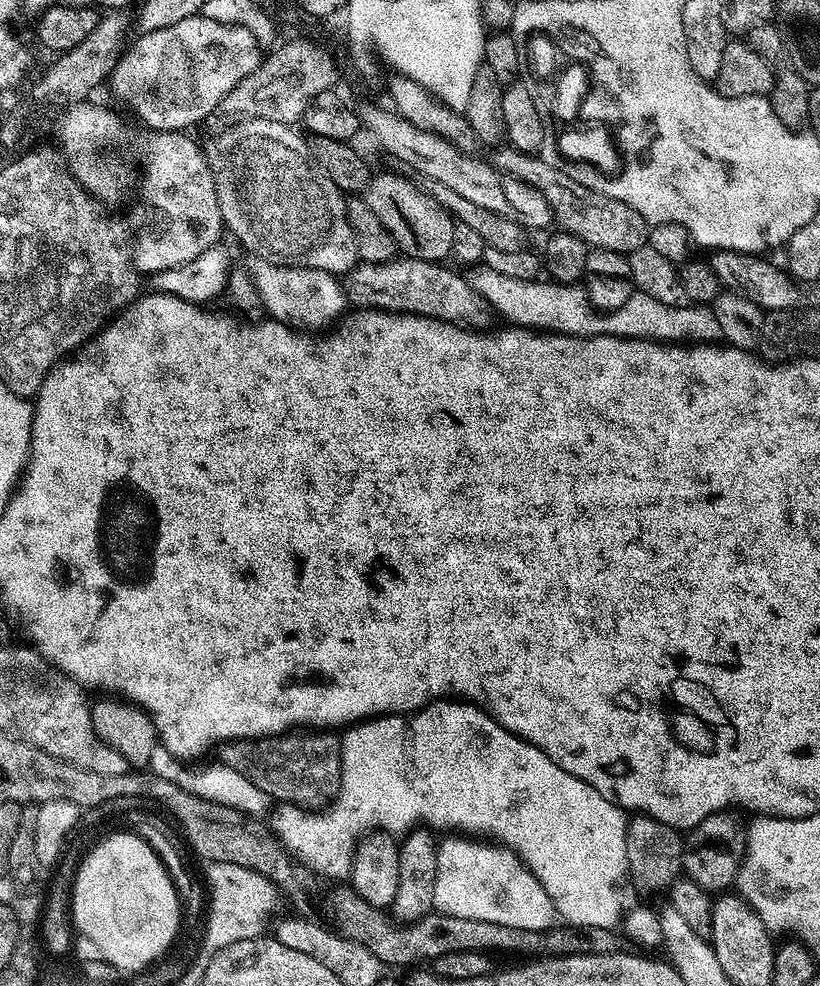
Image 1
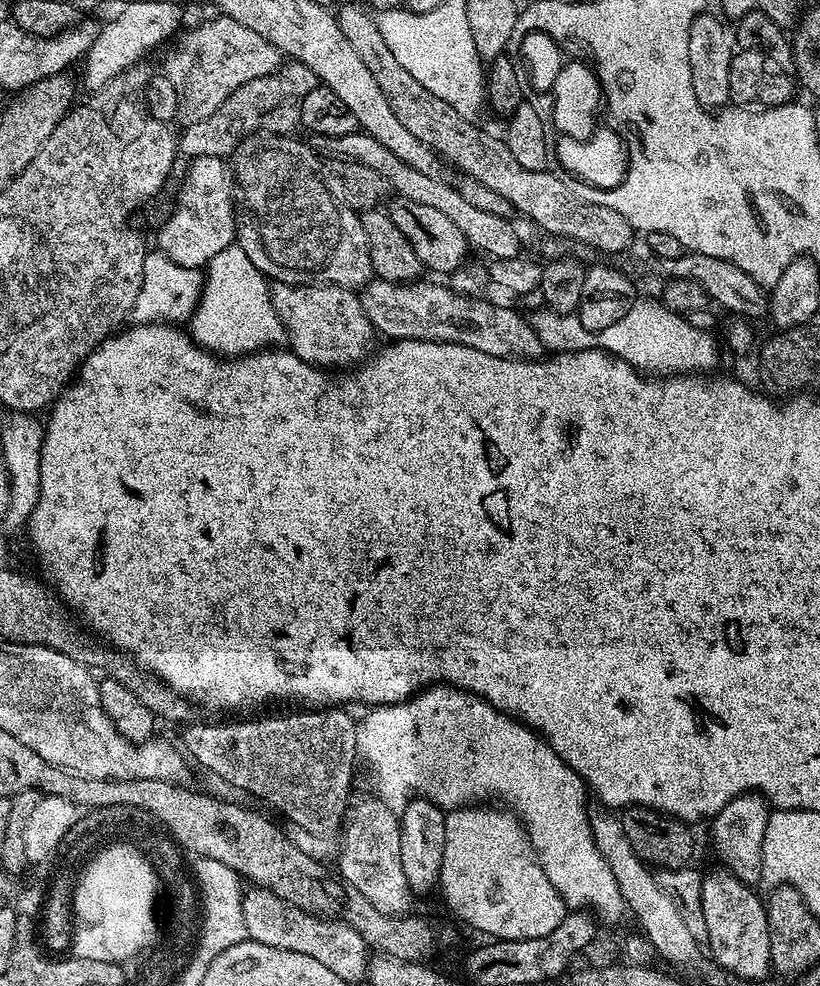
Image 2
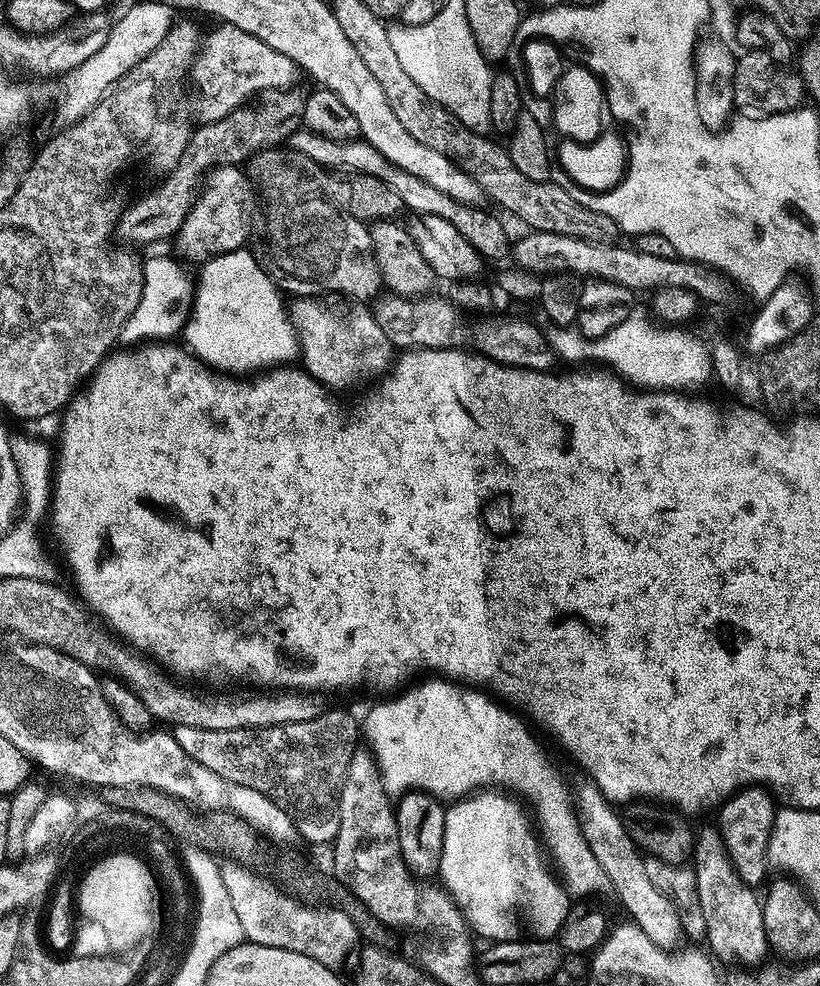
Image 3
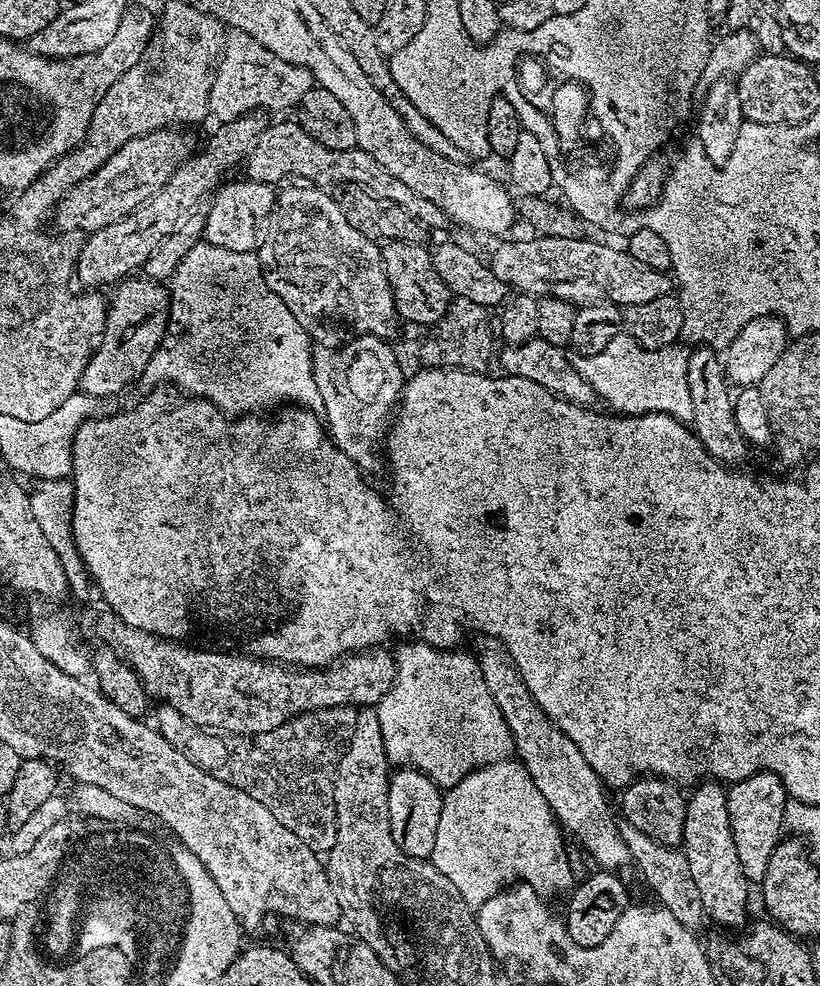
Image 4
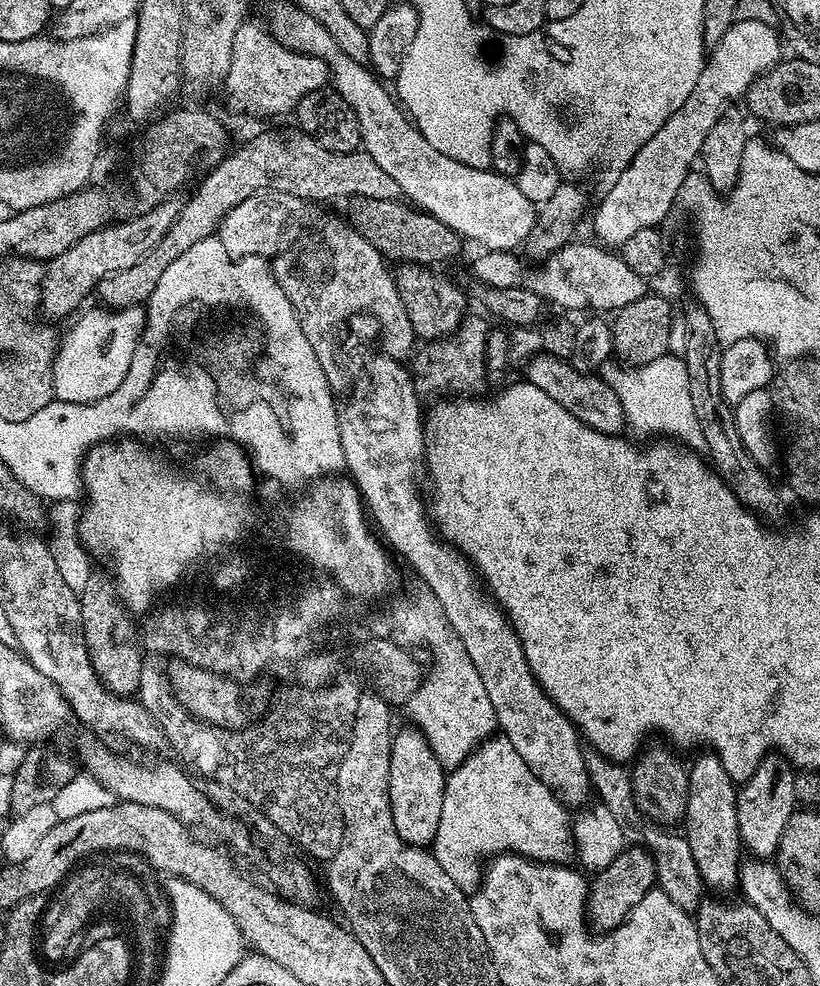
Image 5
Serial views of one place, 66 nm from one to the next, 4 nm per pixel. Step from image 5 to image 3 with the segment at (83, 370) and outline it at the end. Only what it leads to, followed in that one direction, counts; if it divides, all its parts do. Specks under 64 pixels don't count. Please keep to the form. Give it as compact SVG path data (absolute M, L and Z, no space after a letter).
M154 256L141 267L141 283L139 300L134 310L123 324L119 339L132 344L142 340L156 342L158 338L168 338L179 335L187 320L187 304L193 293L191 279L186 278L179 264L166 256Z

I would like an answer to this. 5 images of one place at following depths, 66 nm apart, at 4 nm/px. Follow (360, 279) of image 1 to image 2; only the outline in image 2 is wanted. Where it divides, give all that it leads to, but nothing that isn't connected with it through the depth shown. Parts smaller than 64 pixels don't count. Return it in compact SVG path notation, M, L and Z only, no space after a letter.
M373 278L364 285L359 293L362 310L372 323L373 329L384 338L392 340L441 340L451 344L470 346L482 350L482 354L510 356L517 360L538 360L545 355L546 349L542 338L532 329L527 319L523 320L512 308L503 308L500 304L491 304L488 298L472 298L456 293L447 283L435 284L432 280L417 278L409 283L386 281Z

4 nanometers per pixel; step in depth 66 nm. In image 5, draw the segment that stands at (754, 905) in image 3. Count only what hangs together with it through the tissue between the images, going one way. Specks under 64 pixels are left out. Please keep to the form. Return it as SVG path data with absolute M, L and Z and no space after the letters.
M702 752L694 762L689 765L688 771L688 794L687 808L684 811L682 821L682 832L692 849L692 856L696 862L697 869L703 883L710 889L722 890L724 892L739 885L739 852L742 852L740 843L740 832L737 830L736 798L737 785L732 774L725 770L723 761L718 759L715 753Z

